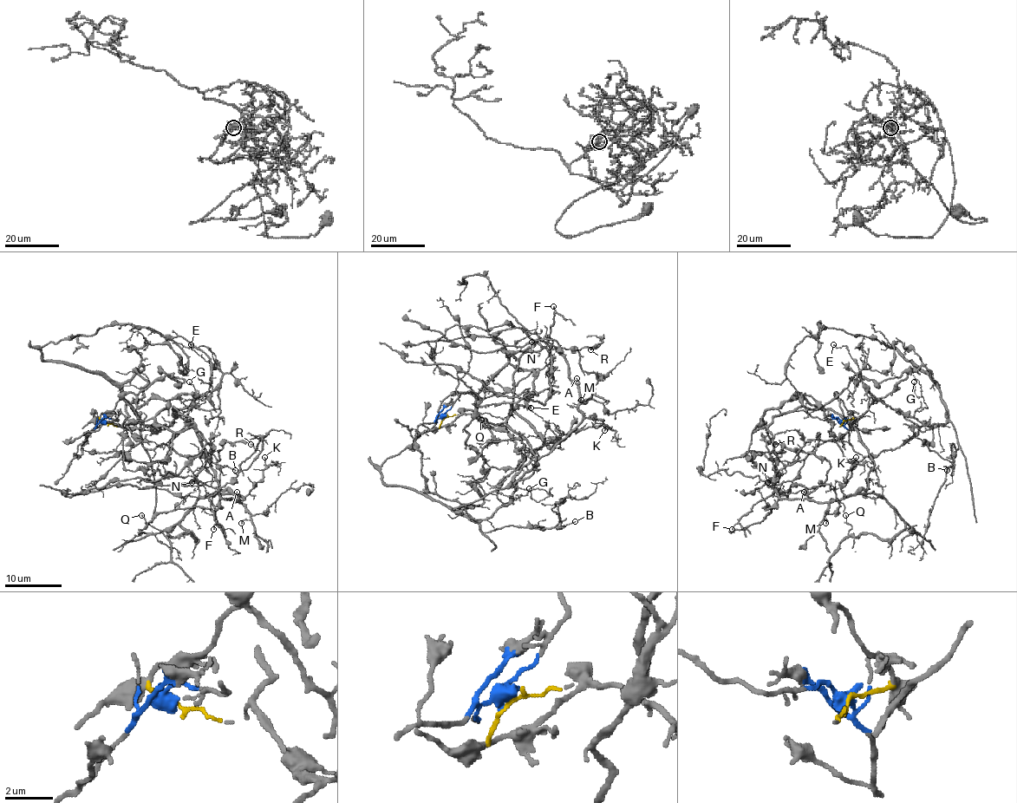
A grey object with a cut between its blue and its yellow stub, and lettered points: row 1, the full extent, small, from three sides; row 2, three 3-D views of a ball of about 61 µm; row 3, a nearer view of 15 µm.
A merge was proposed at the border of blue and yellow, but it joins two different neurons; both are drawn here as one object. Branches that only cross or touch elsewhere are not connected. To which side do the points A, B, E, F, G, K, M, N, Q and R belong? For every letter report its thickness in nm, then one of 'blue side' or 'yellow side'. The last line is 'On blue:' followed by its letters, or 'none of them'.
A: 130 nm thick; yellow side
B: 100 nm thick; blue side
E: 120 nm thick; blue side
F: 120 nm thick; yellow side
G: 120 nm thick; blue side
K: 110 nm thick; yellow side
M: 160 nm thick; yellow side
N: 100 nm thick; yellow side
Q: 120 nm thick; yellow side
R: 150 nm thick; yellow side
On blue: B, E, G

